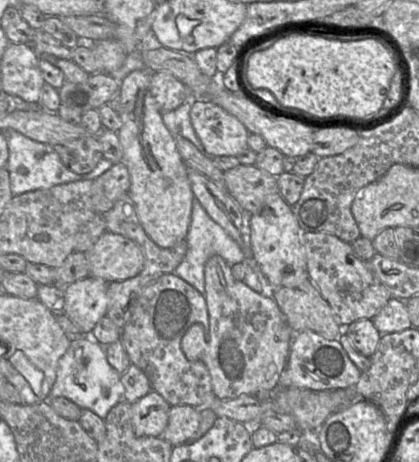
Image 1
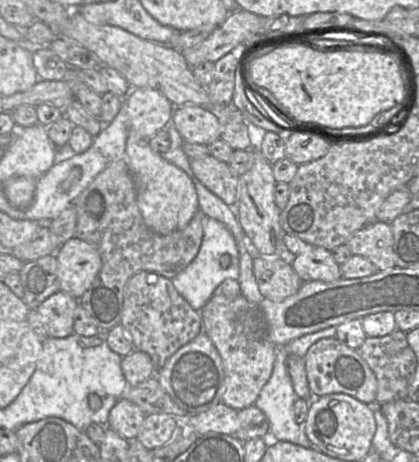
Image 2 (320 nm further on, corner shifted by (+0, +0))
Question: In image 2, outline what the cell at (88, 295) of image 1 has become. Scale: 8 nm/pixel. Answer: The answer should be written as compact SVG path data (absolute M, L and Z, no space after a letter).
M60 290L35 310L45 319L49 337L65 338L74 333L74 311L78 305L78 299Z

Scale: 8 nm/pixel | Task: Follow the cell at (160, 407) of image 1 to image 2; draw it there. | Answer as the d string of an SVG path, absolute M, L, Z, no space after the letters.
M122 397L111 409L106 426L132 440L136 439L145 417L146 413L138 405Z

